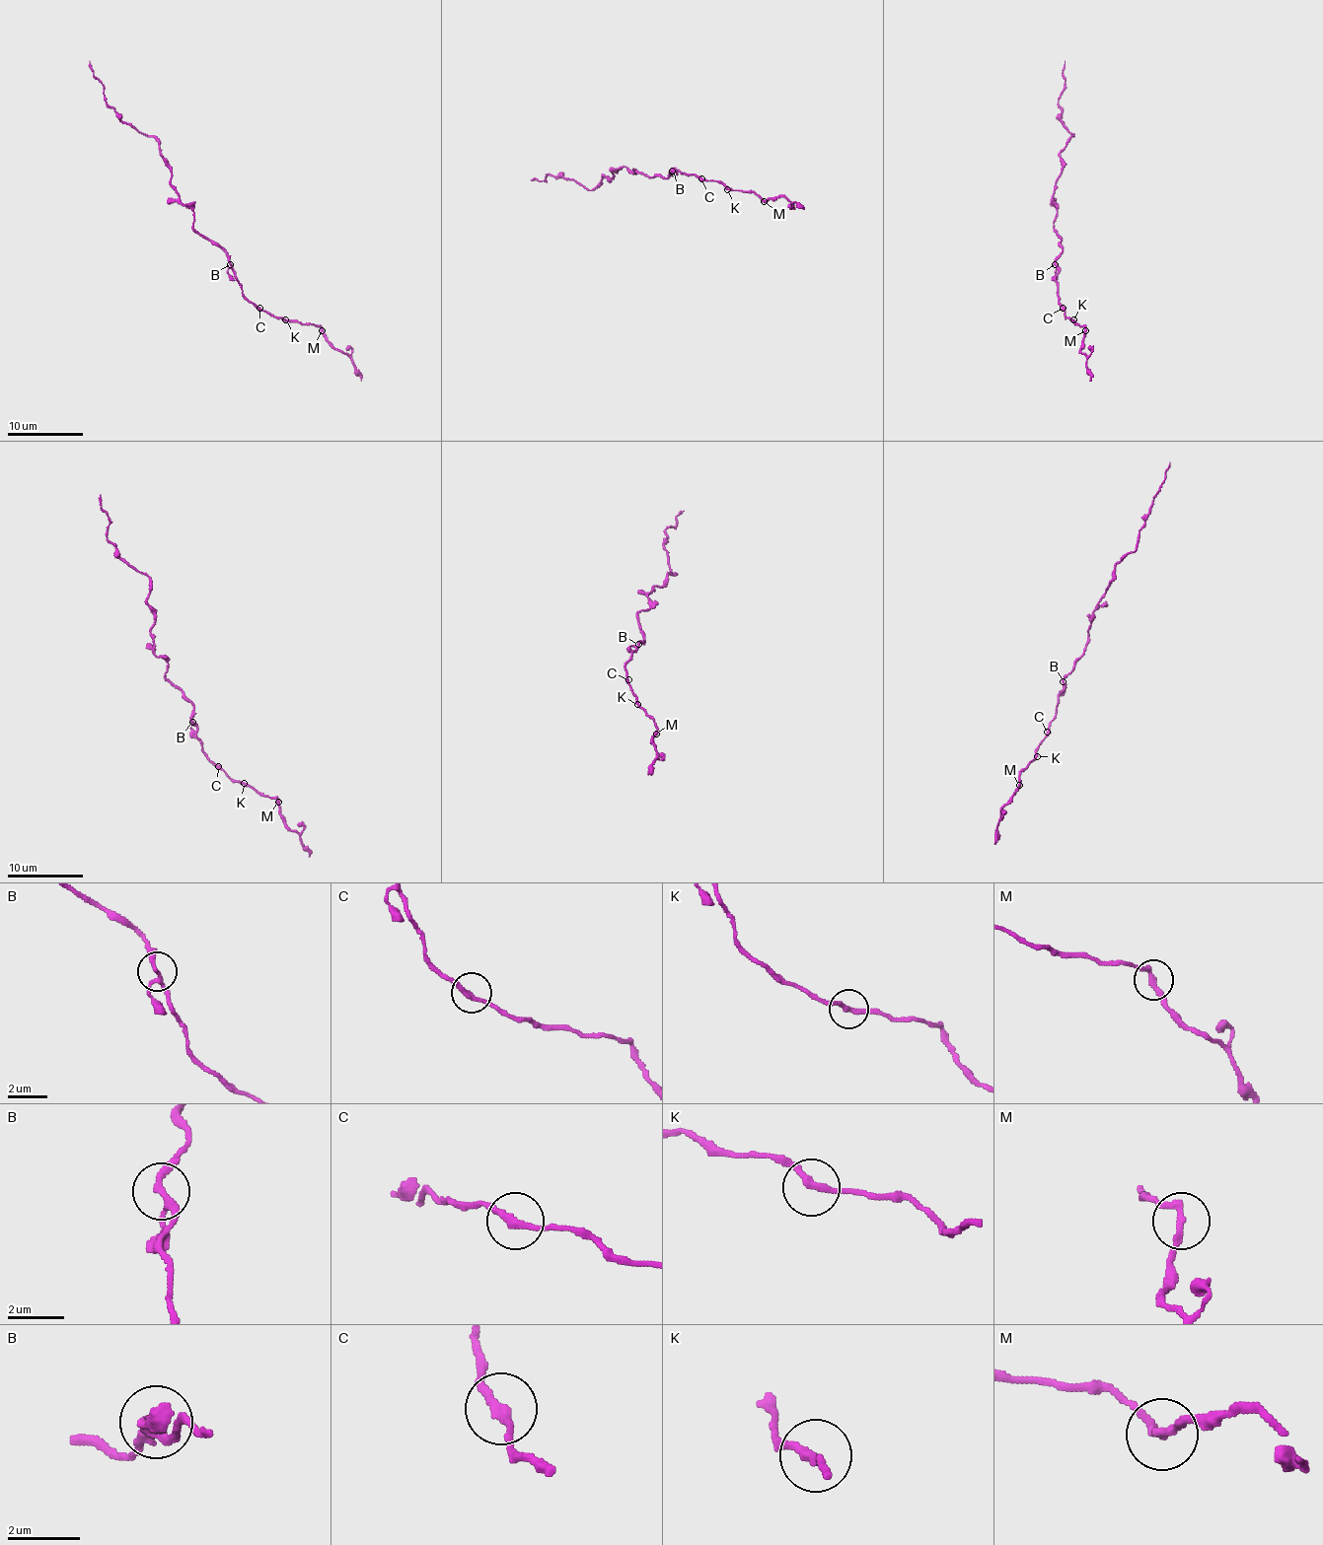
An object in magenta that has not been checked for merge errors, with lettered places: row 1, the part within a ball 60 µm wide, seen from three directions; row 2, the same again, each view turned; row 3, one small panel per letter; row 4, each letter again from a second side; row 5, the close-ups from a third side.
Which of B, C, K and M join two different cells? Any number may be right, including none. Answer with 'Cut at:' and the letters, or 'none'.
Cut at: B, M

